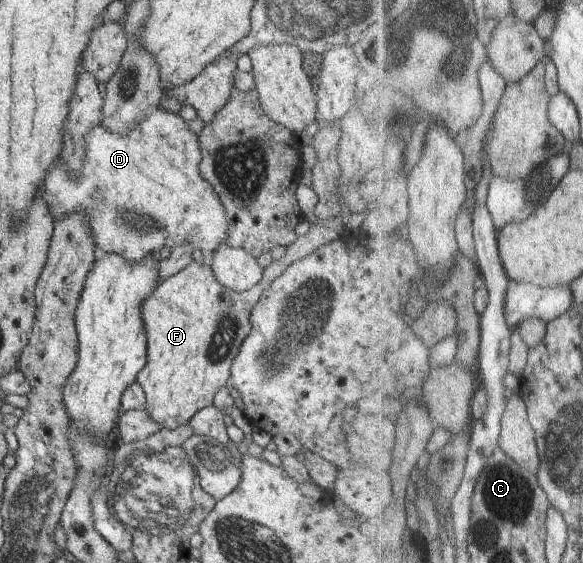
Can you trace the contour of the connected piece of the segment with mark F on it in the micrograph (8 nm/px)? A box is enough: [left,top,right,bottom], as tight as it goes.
[136,261,271,431]

